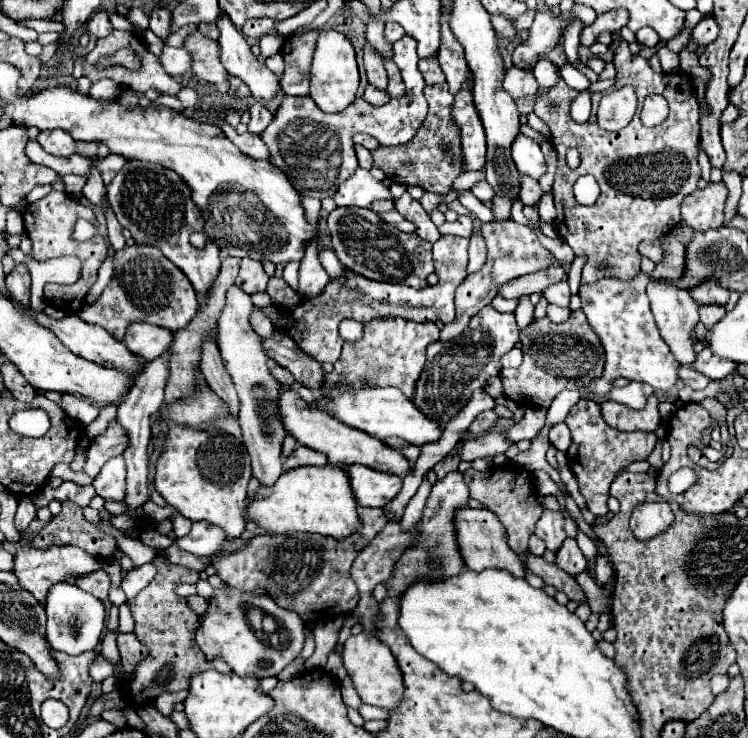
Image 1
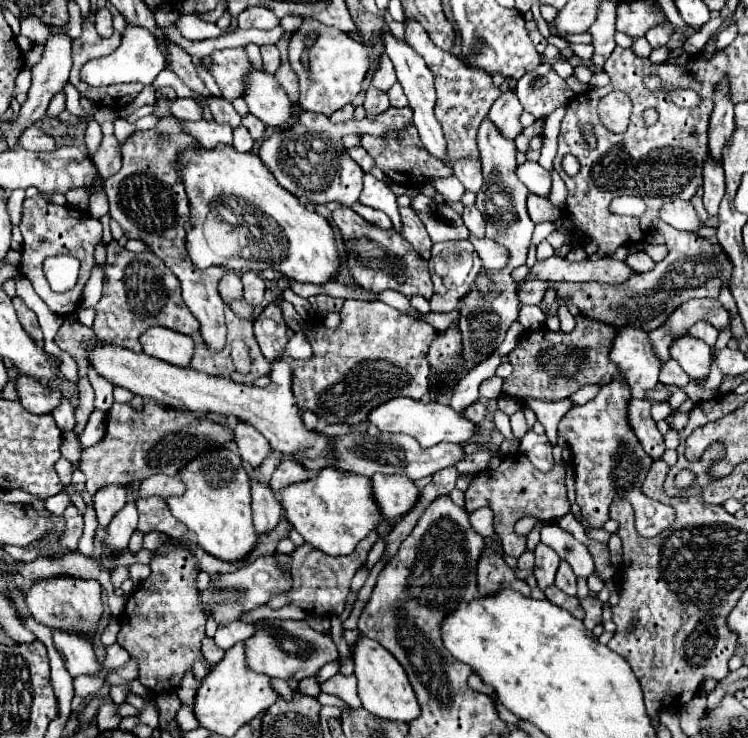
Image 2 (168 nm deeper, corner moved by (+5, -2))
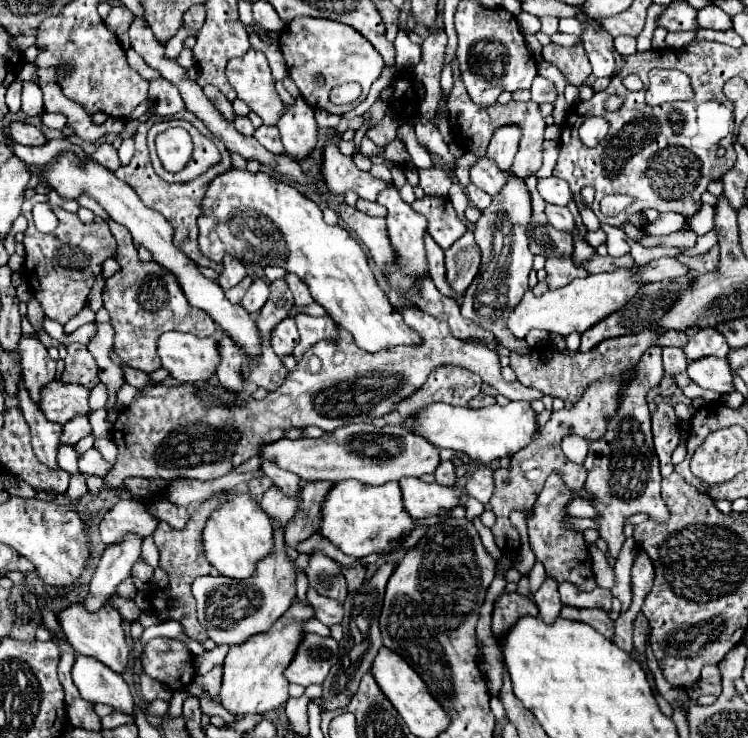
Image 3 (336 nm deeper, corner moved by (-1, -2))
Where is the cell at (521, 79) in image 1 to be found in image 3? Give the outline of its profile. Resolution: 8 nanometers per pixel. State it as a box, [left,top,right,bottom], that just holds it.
[486,125,522,171]

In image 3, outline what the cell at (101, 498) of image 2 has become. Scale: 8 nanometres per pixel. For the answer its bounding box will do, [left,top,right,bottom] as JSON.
[100,499,158,545]

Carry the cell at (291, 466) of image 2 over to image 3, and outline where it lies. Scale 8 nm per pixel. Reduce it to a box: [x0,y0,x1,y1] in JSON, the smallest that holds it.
[260,487,298,529]

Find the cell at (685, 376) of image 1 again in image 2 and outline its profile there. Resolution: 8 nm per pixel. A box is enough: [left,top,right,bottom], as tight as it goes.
[660,359,692,387]

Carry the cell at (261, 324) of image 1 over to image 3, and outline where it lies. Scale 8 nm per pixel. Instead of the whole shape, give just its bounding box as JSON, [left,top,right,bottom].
[226,275,254,303]

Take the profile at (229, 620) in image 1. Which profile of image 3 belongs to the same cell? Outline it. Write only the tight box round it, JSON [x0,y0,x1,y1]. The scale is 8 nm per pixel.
[286,633,338,687]

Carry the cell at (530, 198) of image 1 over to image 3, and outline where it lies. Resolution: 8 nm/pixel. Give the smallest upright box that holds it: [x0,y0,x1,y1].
[546,205,576,237]

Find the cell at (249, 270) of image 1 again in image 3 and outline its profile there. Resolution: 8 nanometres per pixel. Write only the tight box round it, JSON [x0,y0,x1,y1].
[240,277,270,315]

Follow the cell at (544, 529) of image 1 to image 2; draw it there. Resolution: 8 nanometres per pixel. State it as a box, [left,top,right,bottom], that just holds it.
[534,543,560,591]

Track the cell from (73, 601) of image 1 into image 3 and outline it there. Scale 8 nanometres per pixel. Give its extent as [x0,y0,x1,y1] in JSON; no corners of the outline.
[72,655,136,717]

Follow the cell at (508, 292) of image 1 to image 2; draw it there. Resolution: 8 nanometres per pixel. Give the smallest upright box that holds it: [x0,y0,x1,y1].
[554,221,732,329]

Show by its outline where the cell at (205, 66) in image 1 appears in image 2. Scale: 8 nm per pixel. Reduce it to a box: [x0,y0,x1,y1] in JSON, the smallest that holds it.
[210,47,252,101]

